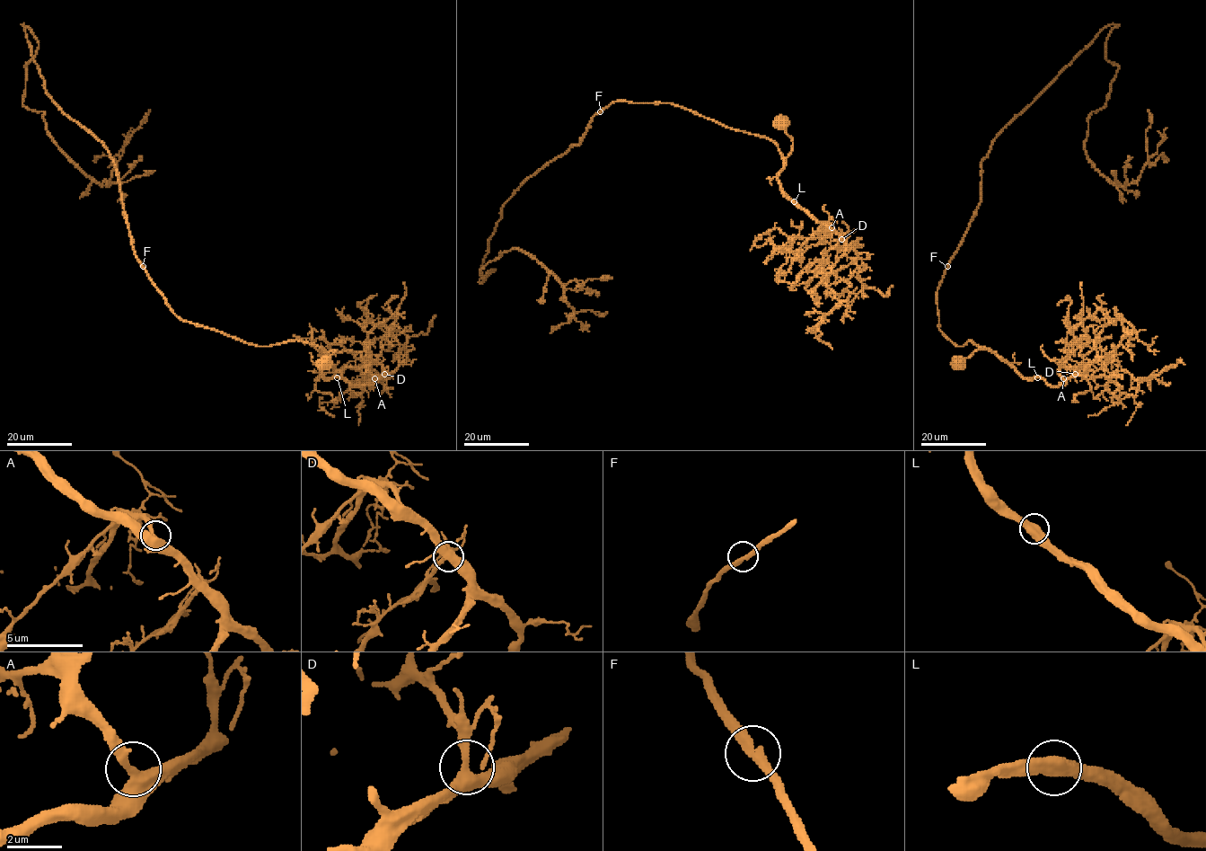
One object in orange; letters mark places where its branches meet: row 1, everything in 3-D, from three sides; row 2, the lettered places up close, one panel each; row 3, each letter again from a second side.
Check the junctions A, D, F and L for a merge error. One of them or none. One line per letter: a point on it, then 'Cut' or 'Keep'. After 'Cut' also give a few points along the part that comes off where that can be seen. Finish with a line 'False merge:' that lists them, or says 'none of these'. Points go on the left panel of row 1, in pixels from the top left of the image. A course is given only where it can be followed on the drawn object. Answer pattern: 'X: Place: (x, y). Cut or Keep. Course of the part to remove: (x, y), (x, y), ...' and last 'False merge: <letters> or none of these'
A: Place: (374, 378). Keep
D: Place: (384, 374). Keep
F: Place: (143, 266). Keep
L: Place: (337, 377). Keep
False merge: none of these

